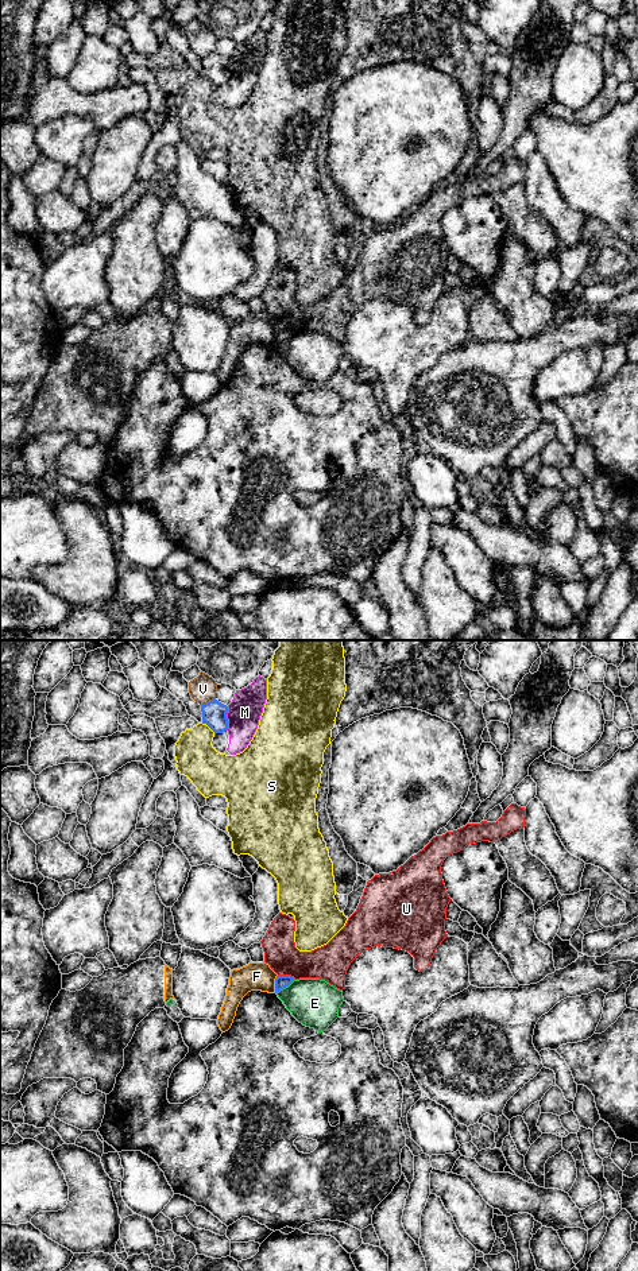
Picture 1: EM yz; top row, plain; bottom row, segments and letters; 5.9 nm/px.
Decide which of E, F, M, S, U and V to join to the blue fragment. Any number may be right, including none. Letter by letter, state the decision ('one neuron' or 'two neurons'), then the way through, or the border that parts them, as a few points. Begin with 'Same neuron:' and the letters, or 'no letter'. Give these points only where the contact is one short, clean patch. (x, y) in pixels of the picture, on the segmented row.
Same neuron: no letter
E: two neurons
F: two neurons; border yz (277, 975), (274, 992)
M: two neurons; border yz (228, 706), (225, 729)
S: two neurons
U: two neurons
V: two neurons

